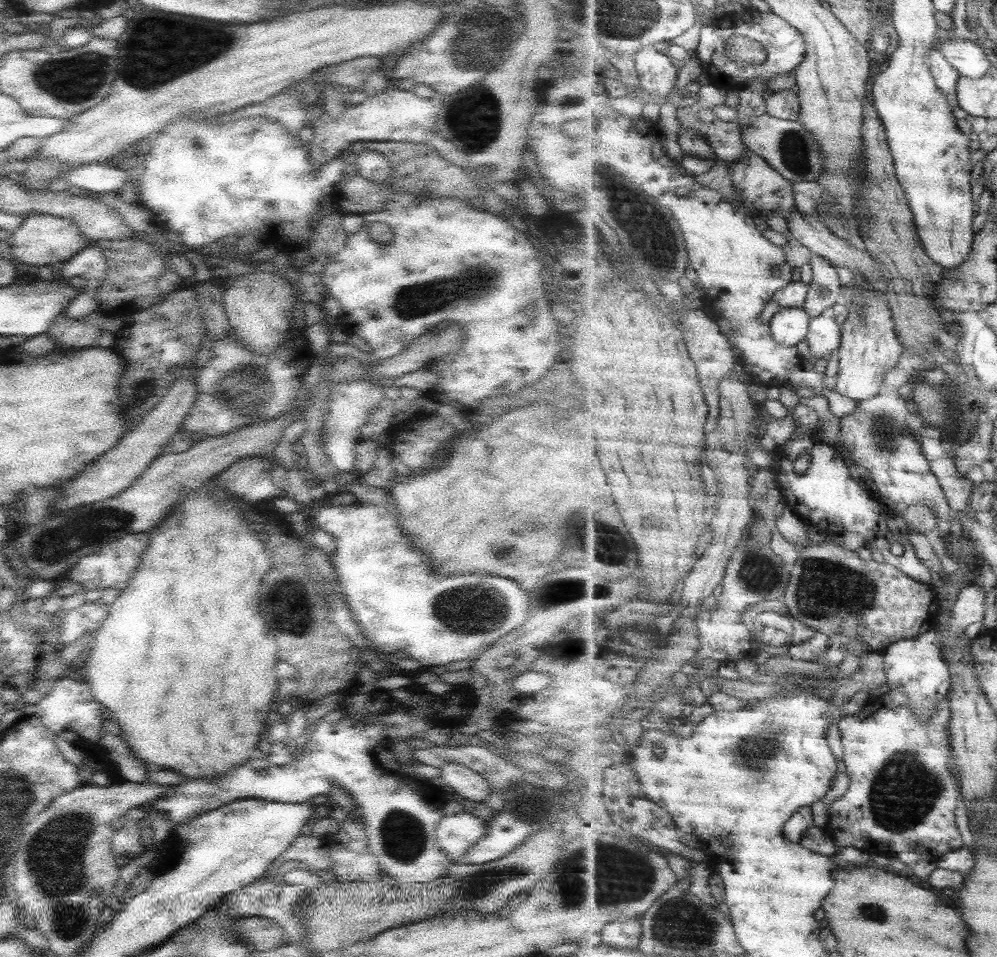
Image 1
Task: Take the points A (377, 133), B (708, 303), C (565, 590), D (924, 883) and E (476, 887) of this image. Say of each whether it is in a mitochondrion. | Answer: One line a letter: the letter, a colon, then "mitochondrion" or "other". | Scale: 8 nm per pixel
A: other
B: other
C: mitochondrion
D: other
E: mitochondrion

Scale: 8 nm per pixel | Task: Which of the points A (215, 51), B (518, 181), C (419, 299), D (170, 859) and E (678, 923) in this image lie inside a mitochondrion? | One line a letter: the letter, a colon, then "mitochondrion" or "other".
A: mitochondrion
B: other
C: mitochondrion
D: other
E: mitochondrion

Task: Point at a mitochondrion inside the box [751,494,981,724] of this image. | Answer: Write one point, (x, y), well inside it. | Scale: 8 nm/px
(823, 588)

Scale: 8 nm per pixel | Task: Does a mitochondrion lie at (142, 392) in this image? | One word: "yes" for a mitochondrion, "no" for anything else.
yes

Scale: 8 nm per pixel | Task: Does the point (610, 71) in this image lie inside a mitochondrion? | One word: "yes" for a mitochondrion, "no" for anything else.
no

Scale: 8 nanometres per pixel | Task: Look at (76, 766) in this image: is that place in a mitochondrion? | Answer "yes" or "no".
no

